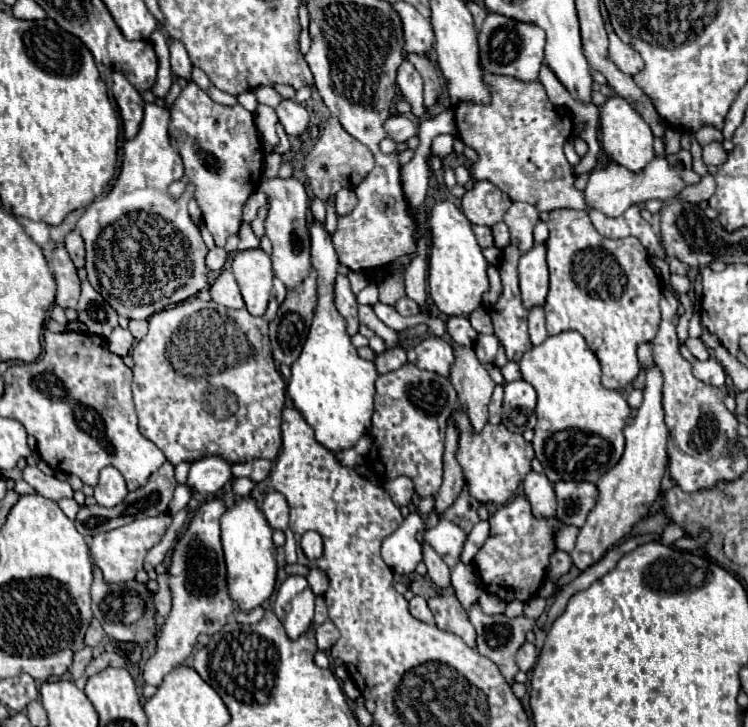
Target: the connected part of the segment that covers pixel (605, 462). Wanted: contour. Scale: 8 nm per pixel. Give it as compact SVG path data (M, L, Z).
M562 332L558 336L546 338L540 346L534 346L528 350L520 360L522 378L530 382L538 394L538 406L536 406L536 428L534 428L534 452L536 458L544 466L544 474L554 484L558 480L586 480L596 482L602 474L606 474L624 452L624 426L632 422L630 418L630 406L622 392L608 390L600 384L600 362L596 354L586 346L584 338L574 332Z

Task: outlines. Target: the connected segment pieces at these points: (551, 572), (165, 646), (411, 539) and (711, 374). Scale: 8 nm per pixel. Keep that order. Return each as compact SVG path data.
M556 550L552 556L550 556L550 566L548 566L548 578L550 580L558 580L560 576L564 576L568 570L572 568L572 560L566 552L562 550Z
M214 498L204 502L194 516L178 544L174 546L172 566L170 572L170 590L172 590L172 610L166 618L166 624L158 632L158 650L144 666L144 680L146 684L158 686L162 678L176 666L180 666L196 646L196 638L200 634L214 634L224 624L230 612L234 612L234 602L226 590L226 568L222 558L222 544L220 544L220 516L228 508L224 500Z
M412 512L404 522L384 538L382 542L382 560L400 576L410 576L418 562L422 562L422 544L416 534L424 530L424 520L418 512Z
M686 346L680 348L682 356L688 358L694 366L694 376L706 384L712 384L712 386L722 386L726 382L726 368L716 360L716 358L708 358L704 362L700 360L694 360L694 356L686 350Z

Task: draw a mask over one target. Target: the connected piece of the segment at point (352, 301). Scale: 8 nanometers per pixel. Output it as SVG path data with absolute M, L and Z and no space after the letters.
M338 274L336 276L336 282L334 282L334 304L340 312L340 316L346 320L346 332L348 334L356 334L358 332L358 302L356 302L356 296L352 294L350 290L350 282L344 274Z

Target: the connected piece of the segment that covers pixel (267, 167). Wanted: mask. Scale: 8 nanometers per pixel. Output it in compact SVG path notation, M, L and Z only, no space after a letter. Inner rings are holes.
M272 152L264 158L264 176L274 178L278 174L278 168L282 164L282 154L280 152Z

